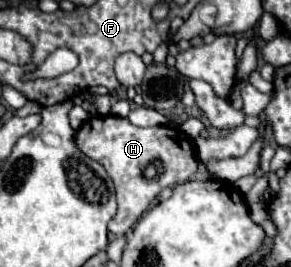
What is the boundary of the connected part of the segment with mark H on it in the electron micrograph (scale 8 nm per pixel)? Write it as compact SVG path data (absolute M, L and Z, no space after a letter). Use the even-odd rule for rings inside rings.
M112 114L94 116L80 126L80 130L76 132L76 142L86 156L98 160L106 168L108 176L116 186L118 212L108 224L108 230L116 236L126 234L136 224L136 220L142 216L142 212L148 210L150 202L158 196L162 188L182 184L190 180L198 170L198 158L192 140L172 126L140 128L134 126L128 118ZM148 166L156 168L154 178L144 176L144 170Z

